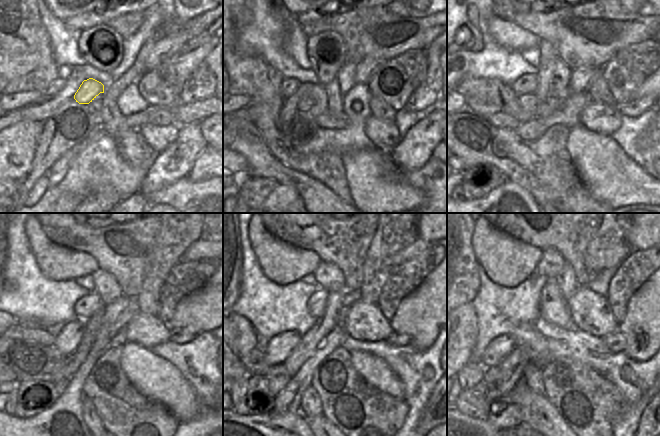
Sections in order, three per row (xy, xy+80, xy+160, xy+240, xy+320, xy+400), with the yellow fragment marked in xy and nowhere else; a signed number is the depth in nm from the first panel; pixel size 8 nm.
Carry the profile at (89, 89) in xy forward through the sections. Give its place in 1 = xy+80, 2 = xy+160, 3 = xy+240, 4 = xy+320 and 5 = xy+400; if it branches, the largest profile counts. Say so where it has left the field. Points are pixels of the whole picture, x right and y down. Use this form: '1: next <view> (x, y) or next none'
1: next xy+80 (305, 102)
2: next xy+160 (528, 102)
3: next xy+240 (67, 337)
4: next xy+320 (276, 350)
5: next xy+400 (500, 348)

